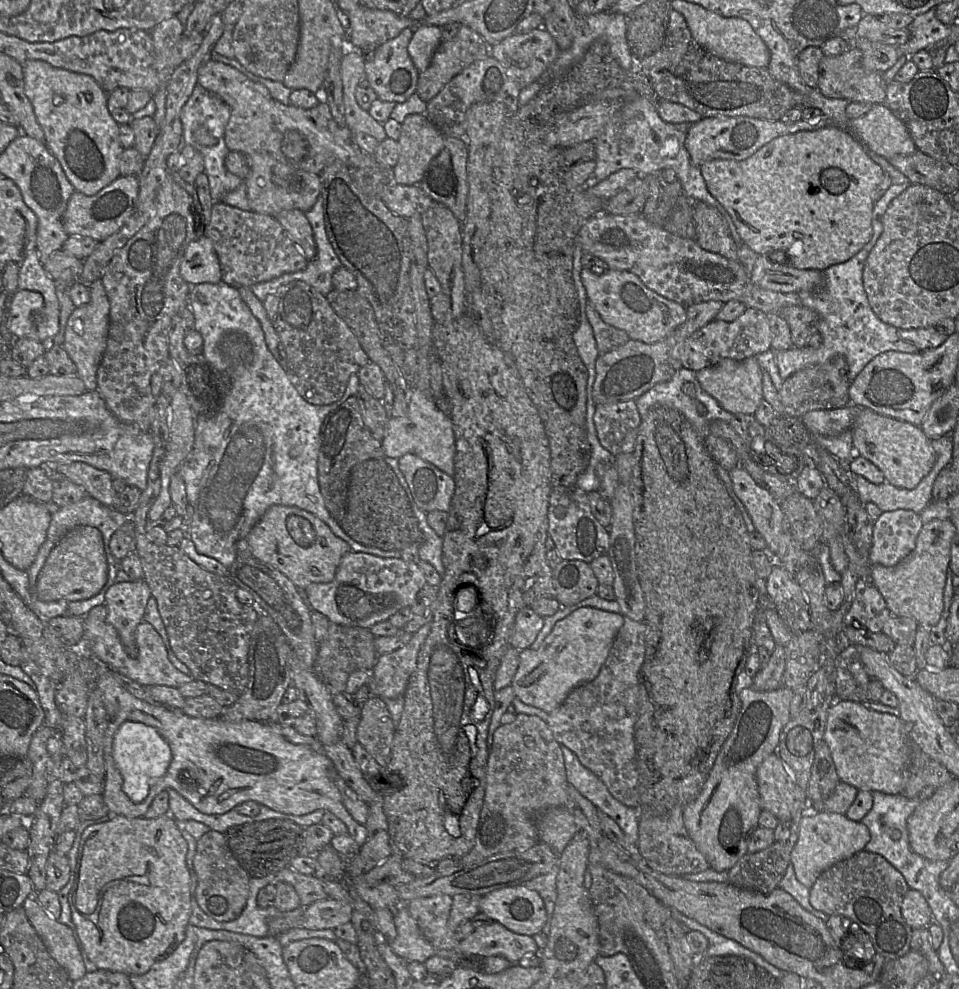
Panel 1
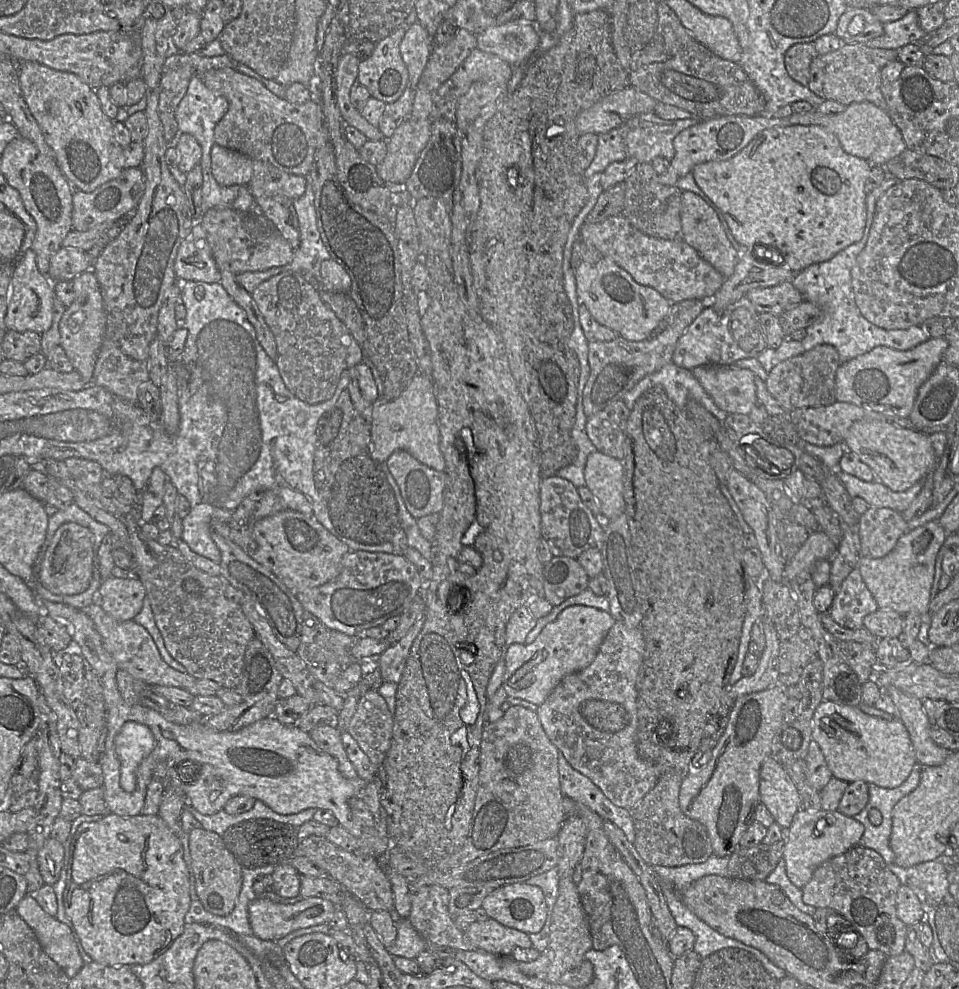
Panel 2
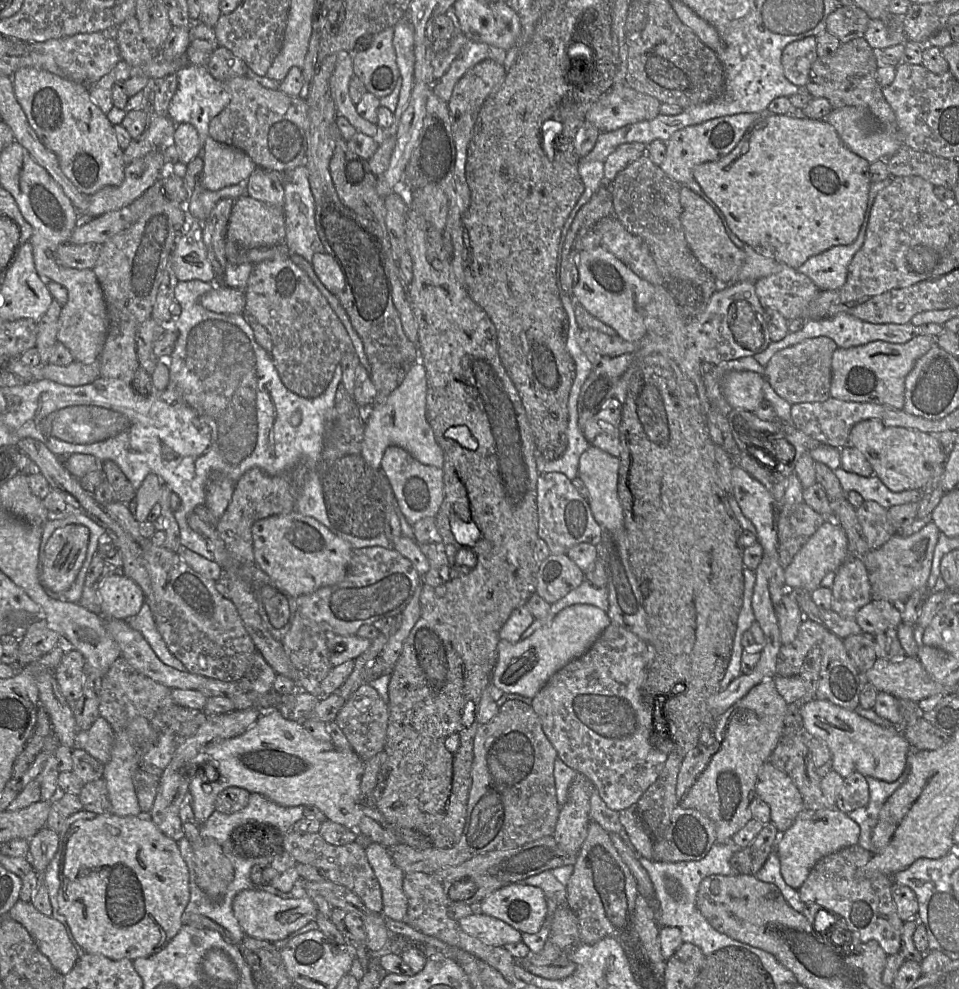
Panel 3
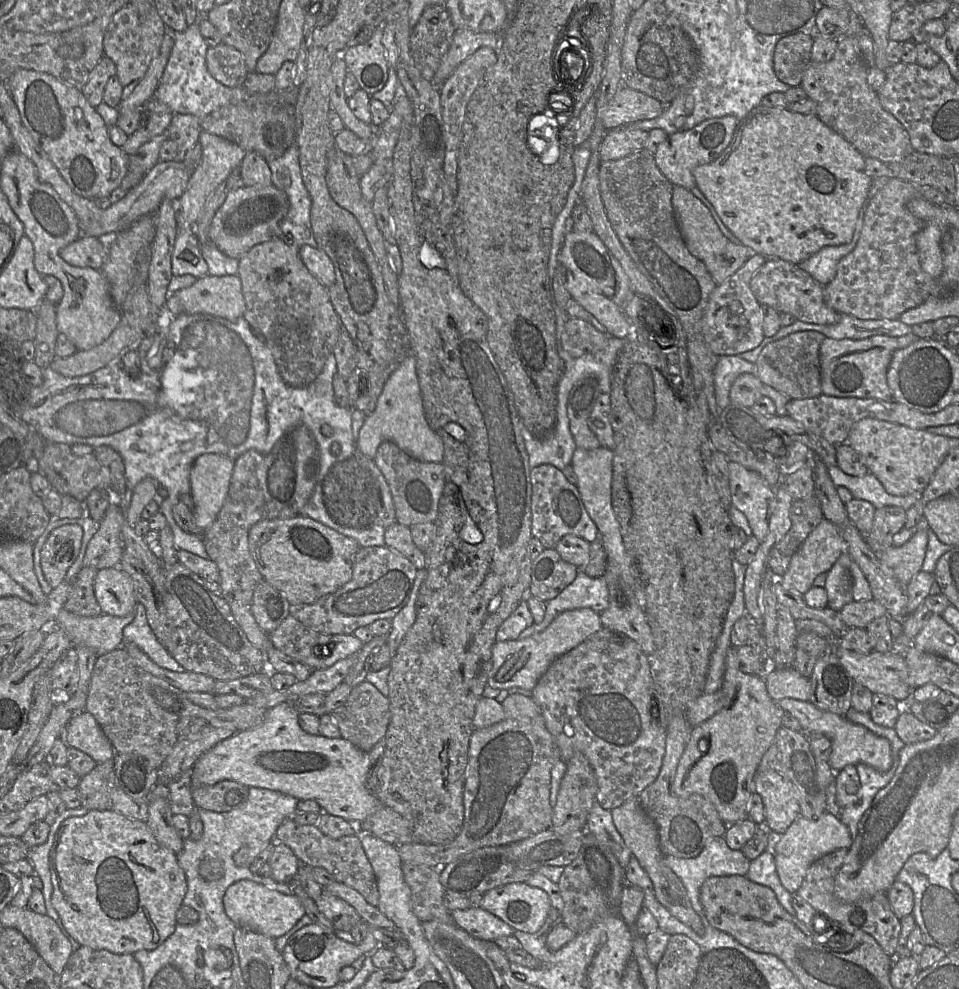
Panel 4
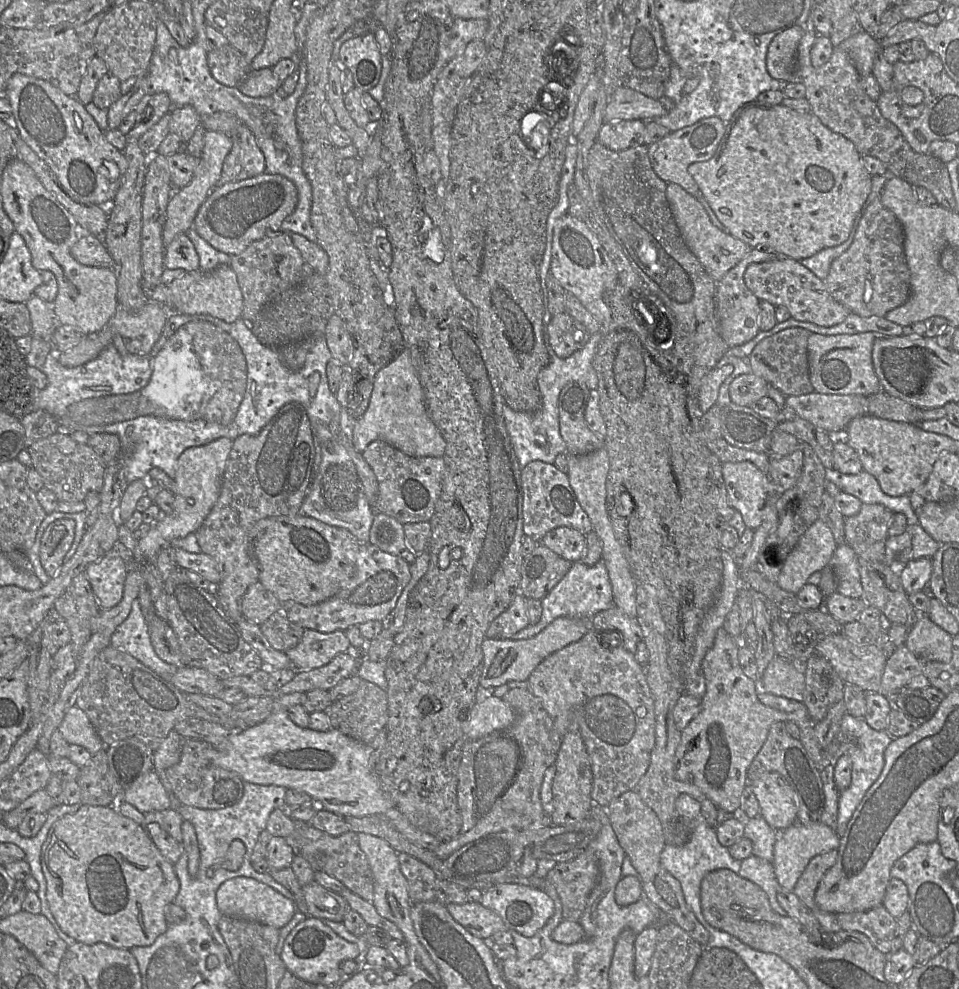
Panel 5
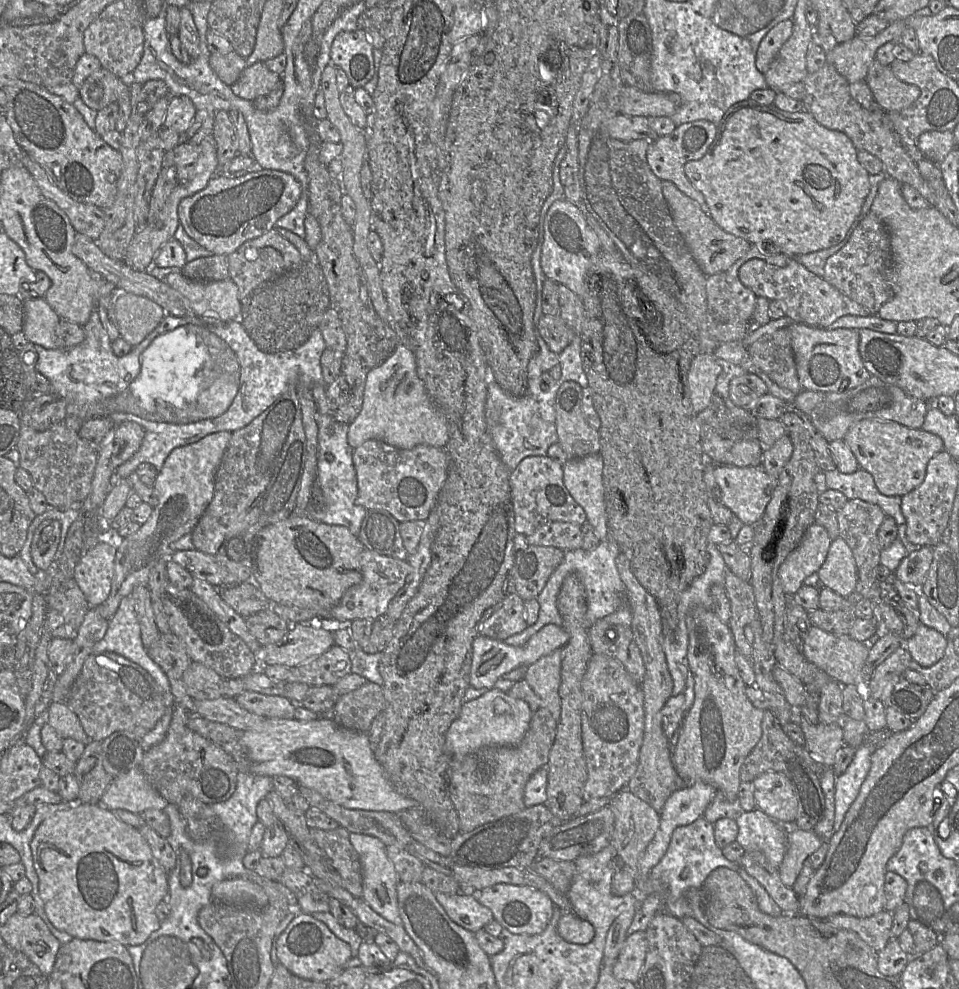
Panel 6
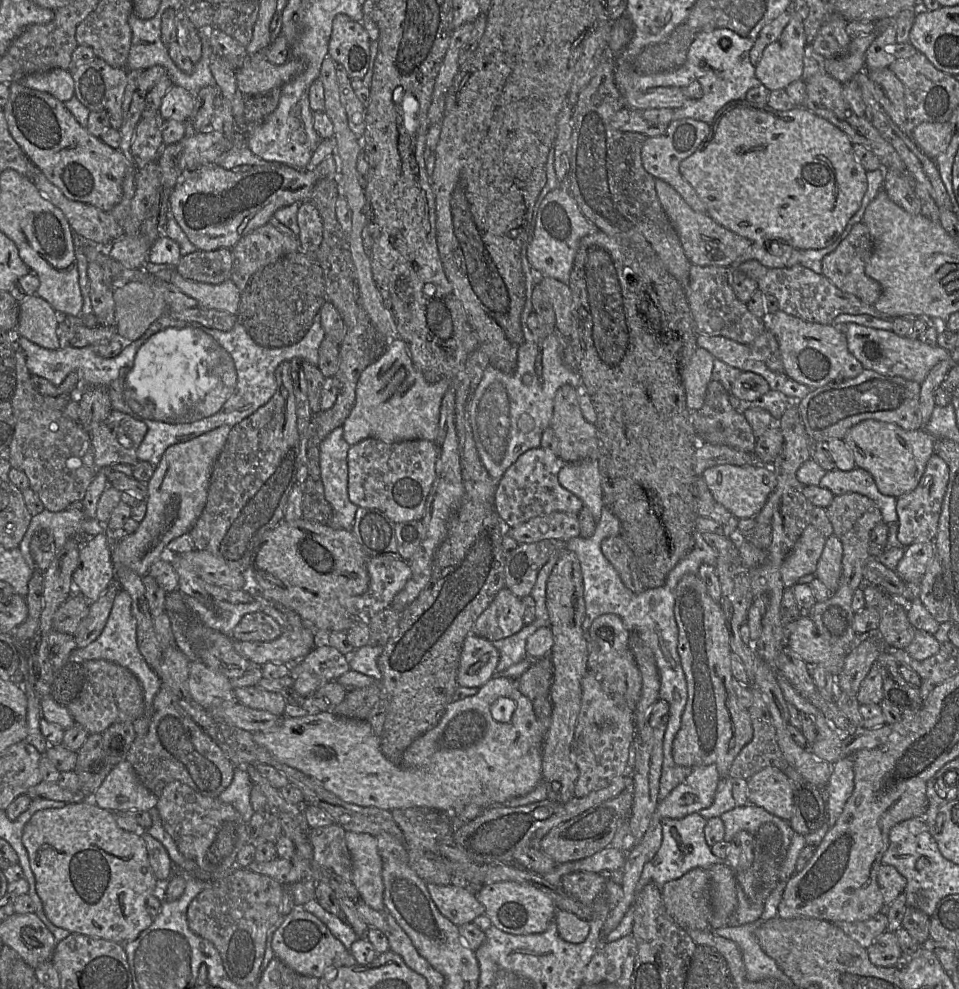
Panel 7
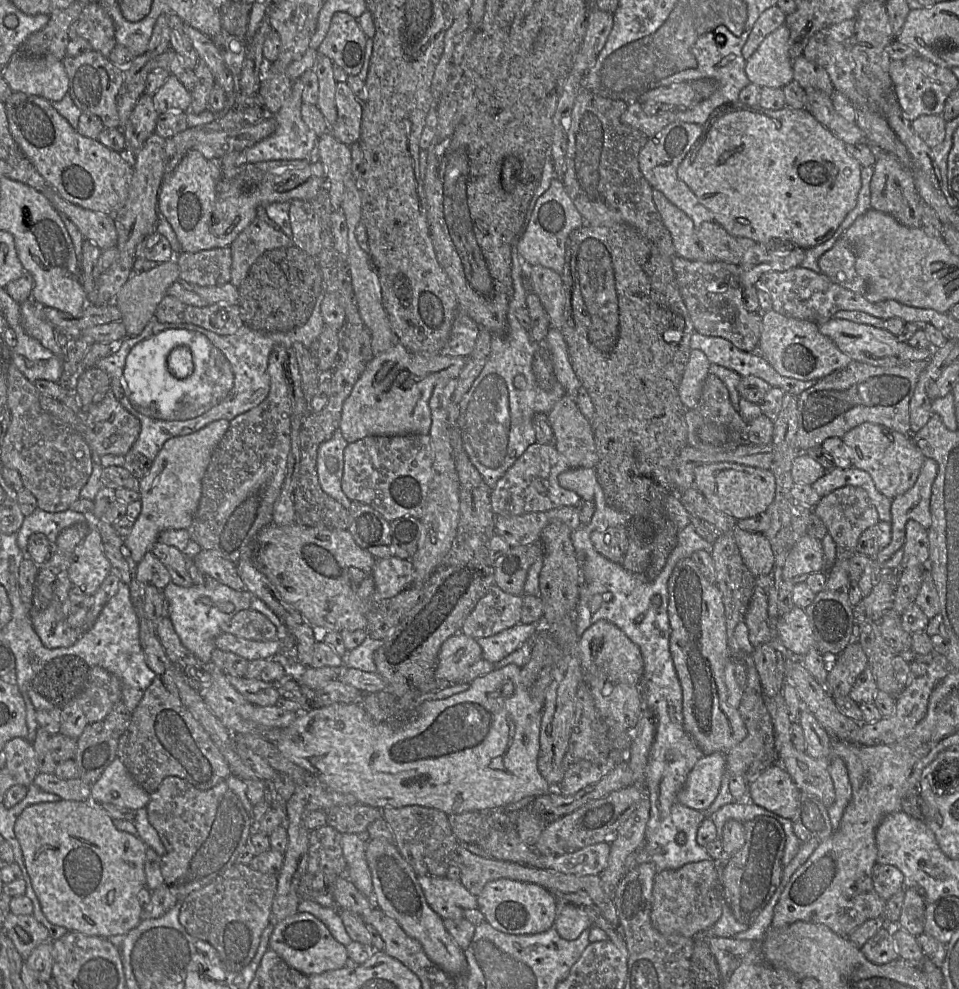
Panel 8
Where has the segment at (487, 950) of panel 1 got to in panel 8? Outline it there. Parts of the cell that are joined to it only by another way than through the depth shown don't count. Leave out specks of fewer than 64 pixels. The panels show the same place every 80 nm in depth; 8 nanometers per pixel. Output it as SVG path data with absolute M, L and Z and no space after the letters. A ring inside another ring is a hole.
M416 875L429 906L443 919L464 917L468 909L478 908L477 897L460 880L446 876Z

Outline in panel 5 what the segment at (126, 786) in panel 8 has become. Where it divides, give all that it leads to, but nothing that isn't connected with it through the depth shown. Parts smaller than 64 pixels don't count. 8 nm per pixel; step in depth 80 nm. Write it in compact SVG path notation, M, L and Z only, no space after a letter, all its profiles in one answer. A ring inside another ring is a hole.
M155 770L147 772L130 788L123 791L119 800L135 806L143 814L171 808L169 795Z

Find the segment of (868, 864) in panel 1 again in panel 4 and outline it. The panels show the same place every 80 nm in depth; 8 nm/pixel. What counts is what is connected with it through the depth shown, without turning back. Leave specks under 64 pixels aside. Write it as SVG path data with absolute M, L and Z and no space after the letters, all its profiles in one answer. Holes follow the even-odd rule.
M838 849L814 861L796 894L809 903L818 913L825 916L832 924L831 927L840 927L840 931L850 934L857 931L865 932L877 941L887 955L895 957L901 923L891 909L887 893L878 893L873 897L851 903L838 899L834 894L835 878L846 855L847 849Z

